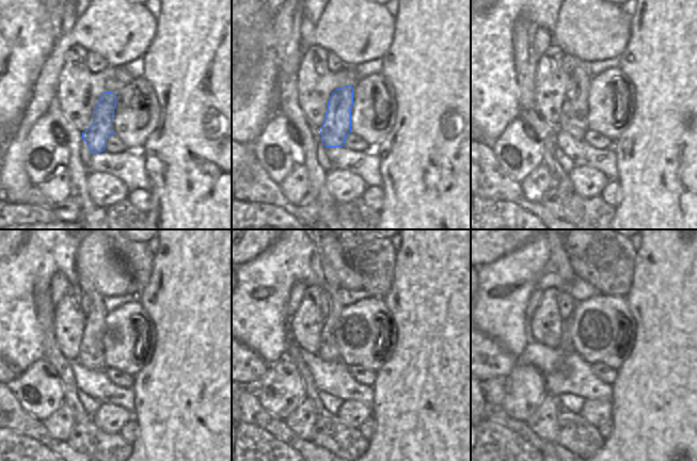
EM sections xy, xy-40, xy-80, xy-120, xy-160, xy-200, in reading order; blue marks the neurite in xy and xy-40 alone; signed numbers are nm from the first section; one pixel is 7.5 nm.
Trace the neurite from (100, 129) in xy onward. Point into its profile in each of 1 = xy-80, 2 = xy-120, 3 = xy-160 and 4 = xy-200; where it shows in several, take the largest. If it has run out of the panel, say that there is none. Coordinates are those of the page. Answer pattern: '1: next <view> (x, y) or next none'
1: next xy-80 (573, 120)
2: next xy-120 (91, 356)
3: next xy-160 (327, 281)
4: next xy-200 (558, 263)

